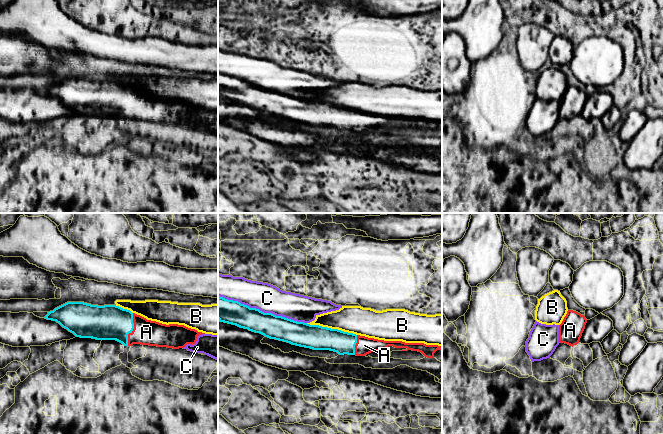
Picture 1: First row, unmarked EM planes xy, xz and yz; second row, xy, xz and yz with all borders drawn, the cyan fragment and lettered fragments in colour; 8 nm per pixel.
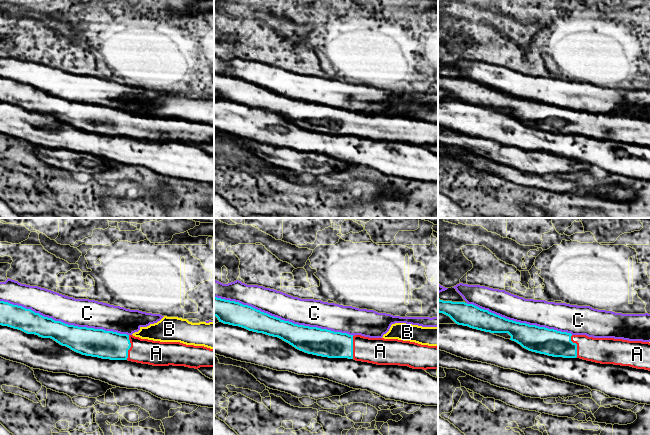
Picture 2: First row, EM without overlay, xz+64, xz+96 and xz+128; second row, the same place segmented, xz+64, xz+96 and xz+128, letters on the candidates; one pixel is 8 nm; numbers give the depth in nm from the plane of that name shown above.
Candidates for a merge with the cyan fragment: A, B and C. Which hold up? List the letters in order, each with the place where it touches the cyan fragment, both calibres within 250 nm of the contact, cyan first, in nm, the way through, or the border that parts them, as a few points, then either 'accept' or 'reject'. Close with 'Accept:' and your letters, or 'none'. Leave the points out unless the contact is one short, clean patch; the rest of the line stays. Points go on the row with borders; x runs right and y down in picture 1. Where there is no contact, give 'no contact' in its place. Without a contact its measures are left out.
A: xy (133, 328) | 280/200 nm | across xy (109, 322), (133, 328), (146, 332) | accept
B: xz (330, 328) | 200/220 nm | reject
C: xz (261, 311) | 190/220 nm | reject
Accept: A

